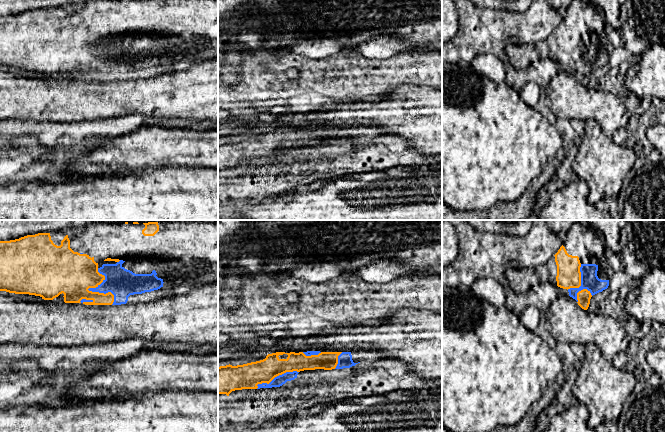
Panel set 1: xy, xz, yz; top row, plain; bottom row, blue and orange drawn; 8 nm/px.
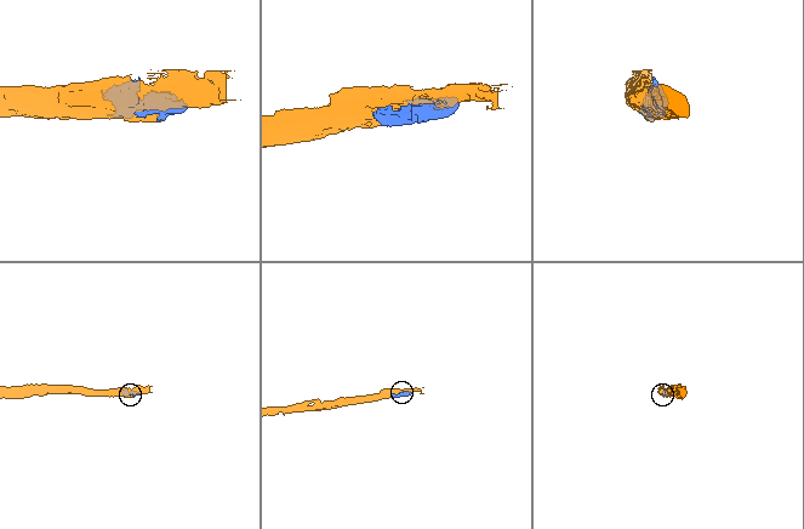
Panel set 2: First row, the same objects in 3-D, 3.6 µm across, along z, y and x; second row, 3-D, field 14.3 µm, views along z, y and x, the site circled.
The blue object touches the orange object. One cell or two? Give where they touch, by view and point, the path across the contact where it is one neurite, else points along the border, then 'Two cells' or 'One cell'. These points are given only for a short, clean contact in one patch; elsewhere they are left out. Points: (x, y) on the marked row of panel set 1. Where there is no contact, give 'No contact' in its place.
Touches blue at xy (91, 290). One cell

